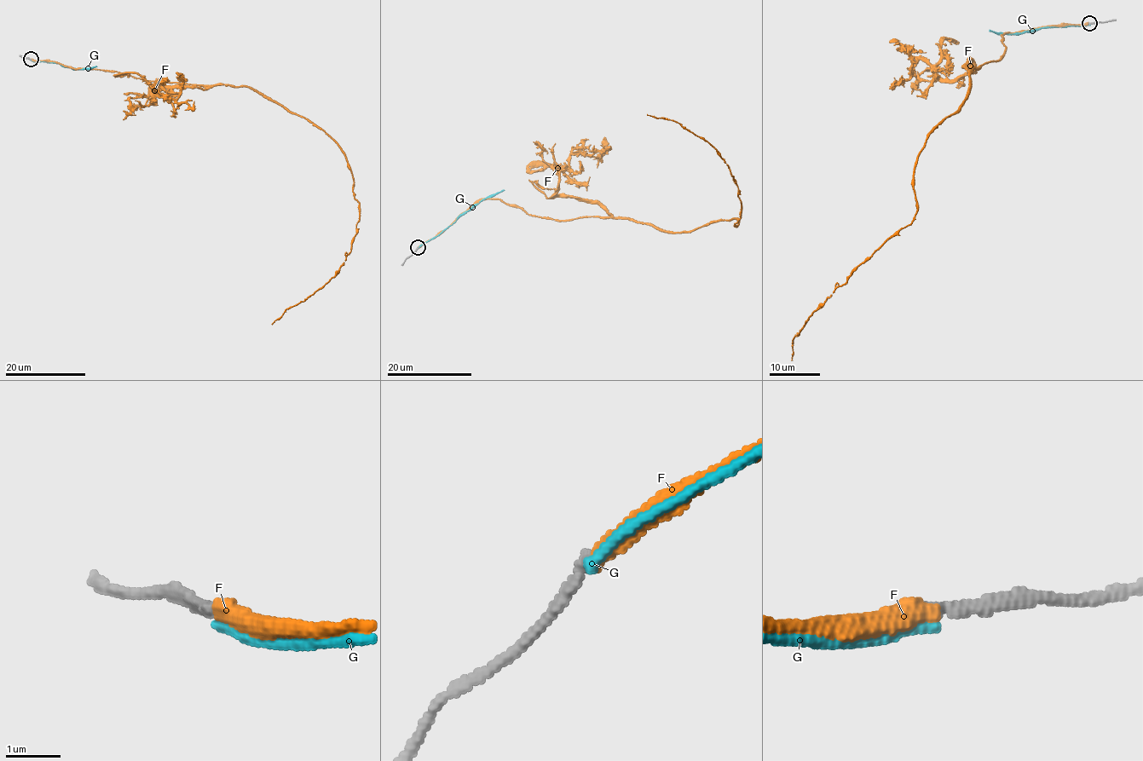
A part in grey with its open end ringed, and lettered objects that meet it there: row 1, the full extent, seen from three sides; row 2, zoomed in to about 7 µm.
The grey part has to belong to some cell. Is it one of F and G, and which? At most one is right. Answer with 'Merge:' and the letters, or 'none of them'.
Merge: F

